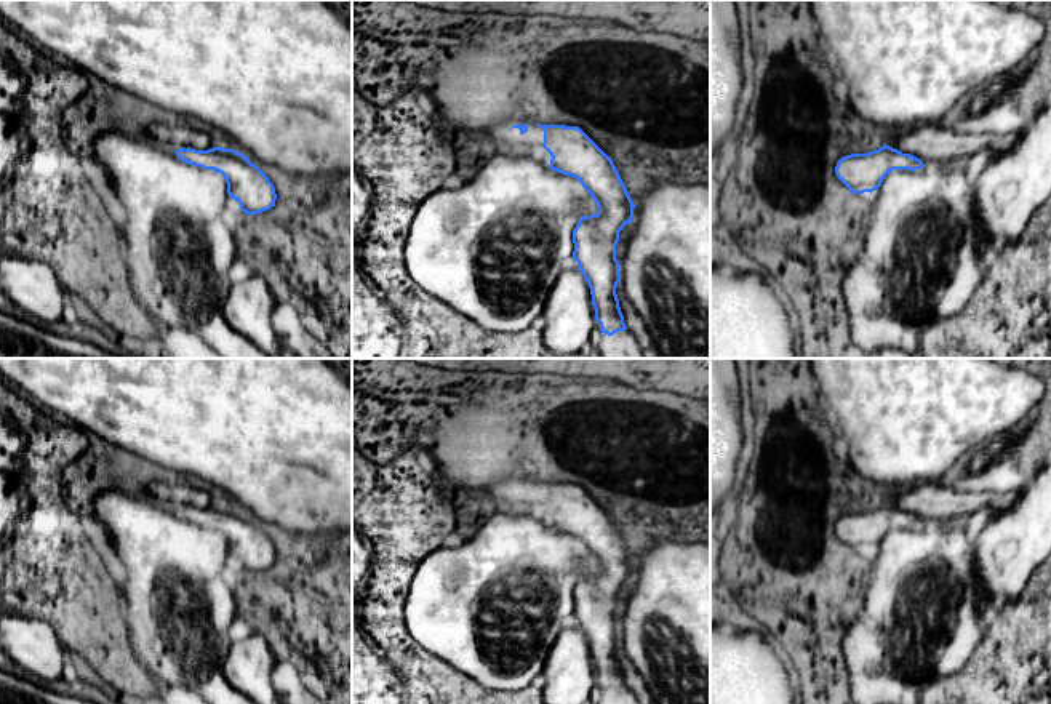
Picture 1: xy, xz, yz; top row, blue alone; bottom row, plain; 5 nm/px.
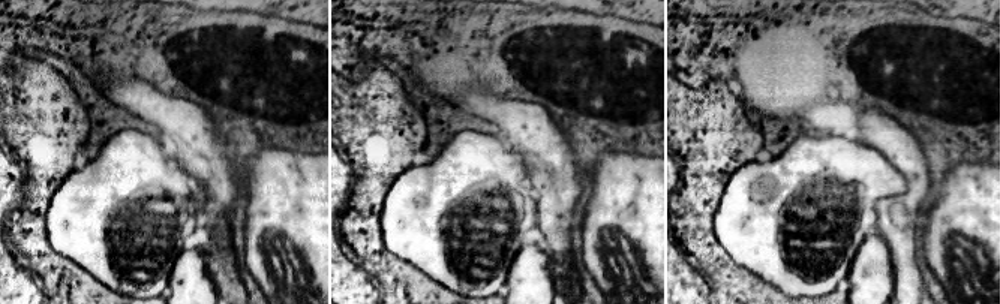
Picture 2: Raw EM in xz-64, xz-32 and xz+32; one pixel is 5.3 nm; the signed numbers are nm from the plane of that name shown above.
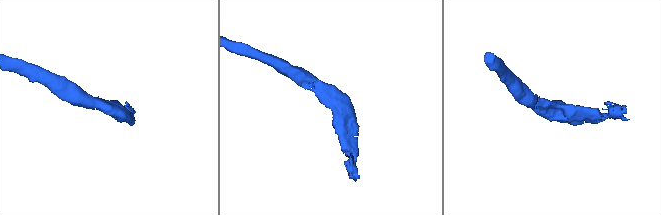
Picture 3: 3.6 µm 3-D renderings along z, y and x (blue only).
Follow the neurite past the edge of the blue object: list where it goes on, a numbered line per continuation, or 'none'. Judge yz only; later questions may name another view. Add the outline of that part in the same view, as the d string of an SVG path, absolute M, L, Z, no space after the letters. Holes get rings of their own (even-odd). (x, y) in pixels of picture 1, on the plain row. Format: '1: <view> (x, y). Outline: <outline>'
none

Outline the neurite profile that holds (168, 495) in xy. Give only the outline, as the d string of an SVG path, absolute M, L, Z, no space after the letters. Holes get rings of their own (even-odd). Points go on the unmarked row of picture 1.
M150 480L147 485L149 499L178 509L178 507L195 507L195 509L208 509L218 506L218 494L189 486L186 483L160 483L157 480Z

